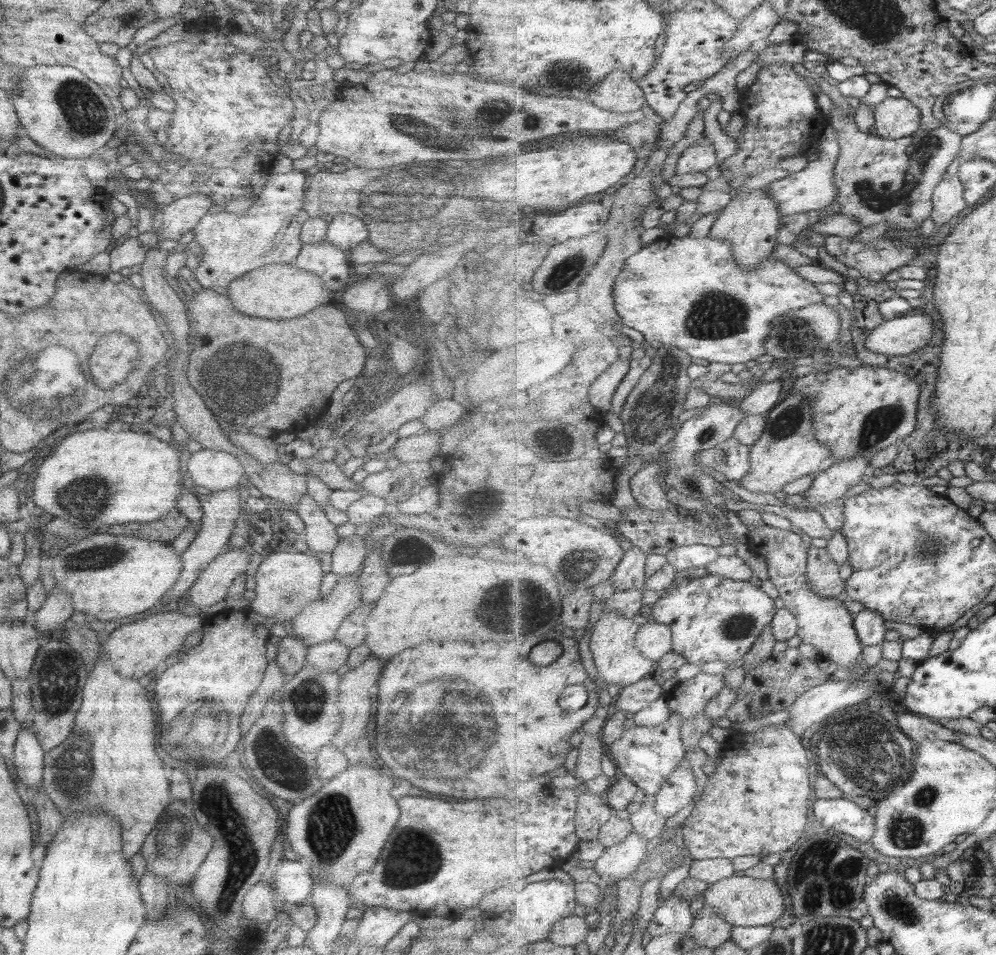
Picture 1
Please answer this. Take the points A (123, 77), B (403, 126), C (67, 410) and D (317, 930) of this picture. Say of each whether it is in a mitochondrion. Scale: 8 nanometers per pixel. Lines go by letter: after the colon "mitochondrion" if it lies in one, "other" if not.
A: other
B: mitochondrion
C: mitochondrion
D: other

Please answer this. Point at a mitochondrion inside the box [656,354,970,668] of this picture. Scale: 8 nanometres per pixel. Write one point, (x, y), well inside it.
(880, 423)

